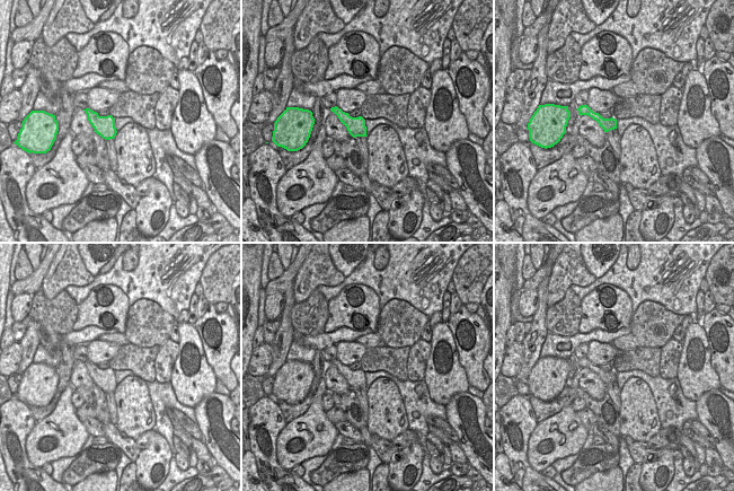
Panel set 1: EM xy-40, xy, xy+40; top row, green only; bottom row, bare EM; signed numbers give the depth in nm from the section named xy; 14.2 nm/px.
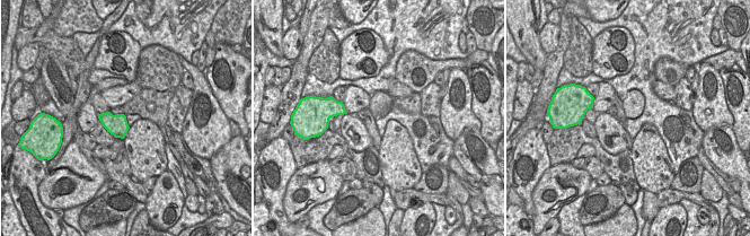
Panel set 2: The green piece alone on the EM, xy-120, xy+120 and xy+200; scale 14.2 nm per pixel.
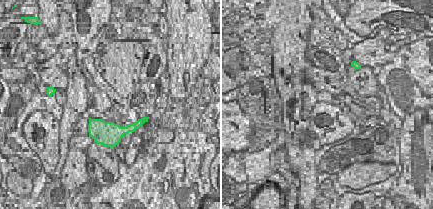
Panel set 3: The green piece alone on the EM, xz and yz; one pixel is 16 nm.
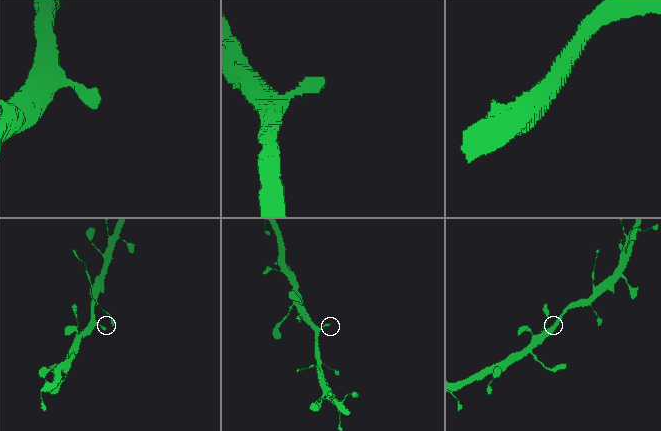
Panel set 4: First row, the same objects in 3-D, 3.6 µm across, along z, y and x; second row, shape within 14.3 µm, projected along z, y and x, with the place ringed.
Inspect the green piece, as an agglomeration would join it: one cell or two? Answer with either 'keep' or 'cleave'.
keep

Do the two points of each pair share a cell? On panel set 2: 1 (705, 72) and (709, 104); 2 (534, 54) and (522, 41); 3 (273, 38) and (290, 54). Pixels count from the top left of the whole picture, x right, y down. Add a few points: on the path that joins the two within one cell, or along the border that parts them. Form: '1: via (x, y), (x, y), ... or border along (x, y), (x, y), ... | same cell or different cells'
1: via (703, 80), (703, 94), (705, 96) | same cell
2: via (532, 51), (526, 44) | same cell
3: border along (284, 33), (282, 38), (282, 57) | different cells

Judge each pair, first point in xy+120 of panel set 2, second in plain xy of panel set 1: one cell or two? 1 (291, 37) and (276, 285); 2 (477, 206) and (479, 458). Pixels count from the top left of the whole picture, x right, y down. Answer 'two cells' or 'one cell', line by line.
1: two cells
2: two cells

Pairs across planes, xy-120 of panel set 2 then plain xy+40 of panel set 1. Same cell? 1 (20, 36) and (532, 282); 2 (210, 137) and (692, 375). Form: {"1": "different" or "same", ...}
{"1": "same", "2": "same"}

